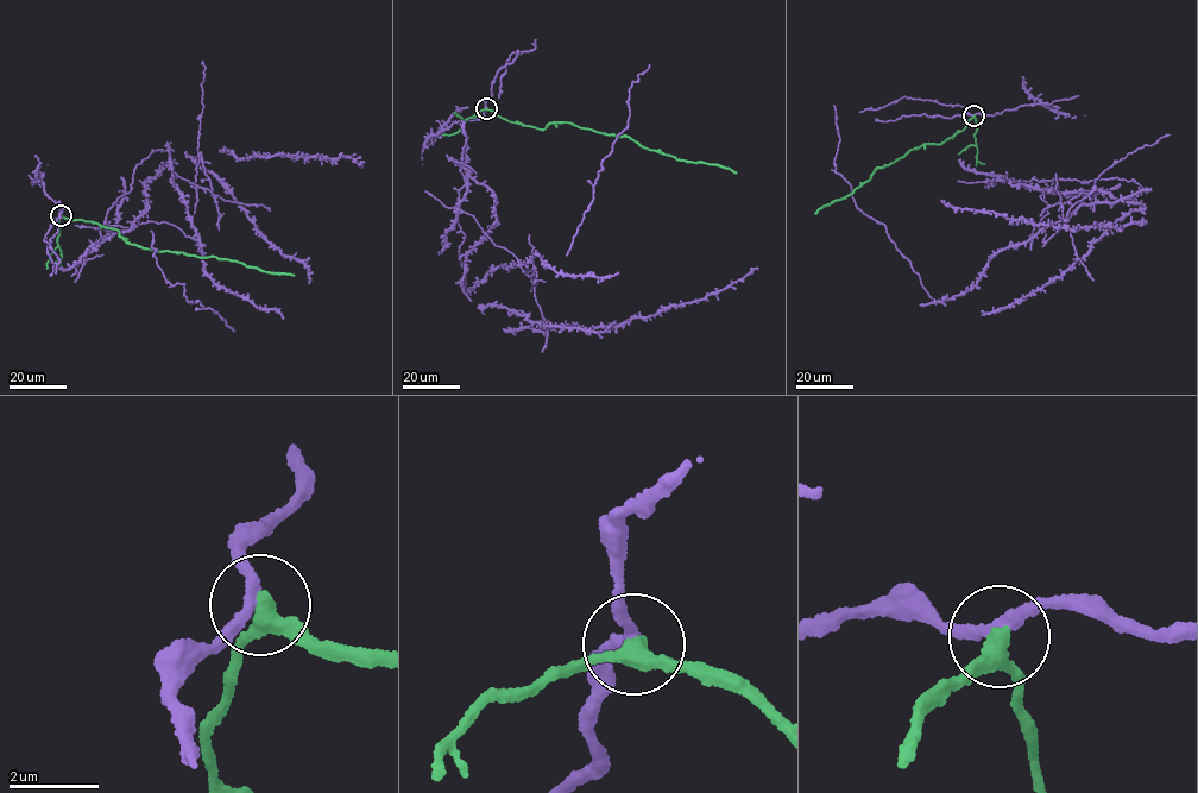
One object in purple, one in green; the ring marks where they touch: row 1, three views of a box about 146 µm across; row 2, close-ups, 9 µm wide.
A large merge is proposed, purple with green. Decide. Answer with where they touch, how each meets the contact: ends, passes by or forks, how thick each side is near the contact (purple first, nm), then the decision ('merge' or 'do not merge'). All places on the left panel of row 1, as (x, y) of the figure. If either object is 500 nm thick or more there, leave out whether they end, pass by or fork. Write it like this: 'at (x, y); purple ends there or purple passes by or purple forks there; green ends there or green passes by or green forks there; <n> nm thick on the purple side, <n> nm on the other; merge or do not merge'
at (61, 215); purple passes by; green passes by; 240 nm thick on the purple side, 360 nm on the other; do not merge

